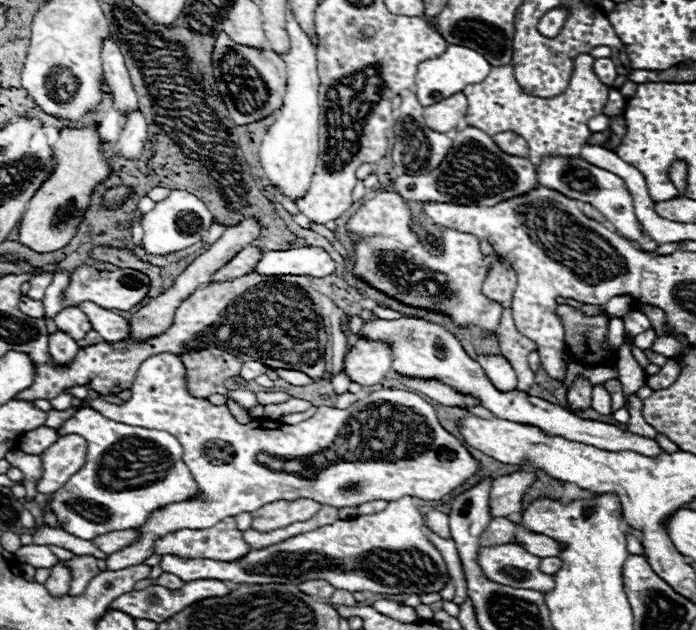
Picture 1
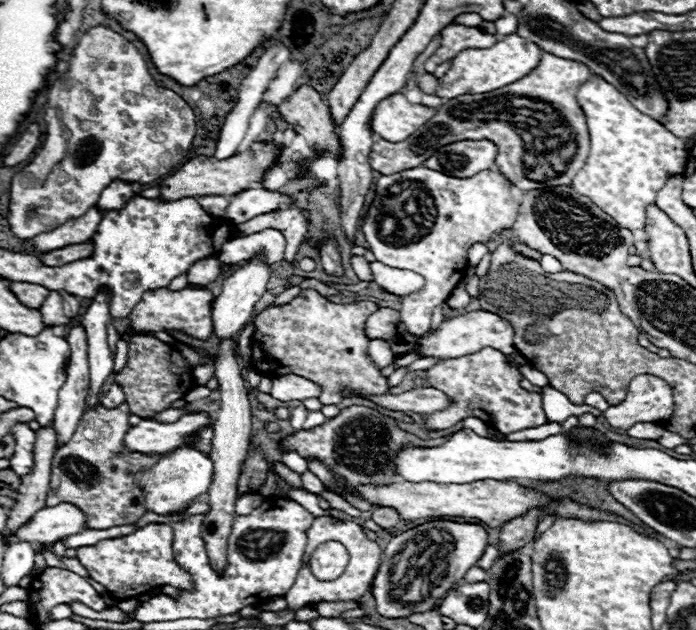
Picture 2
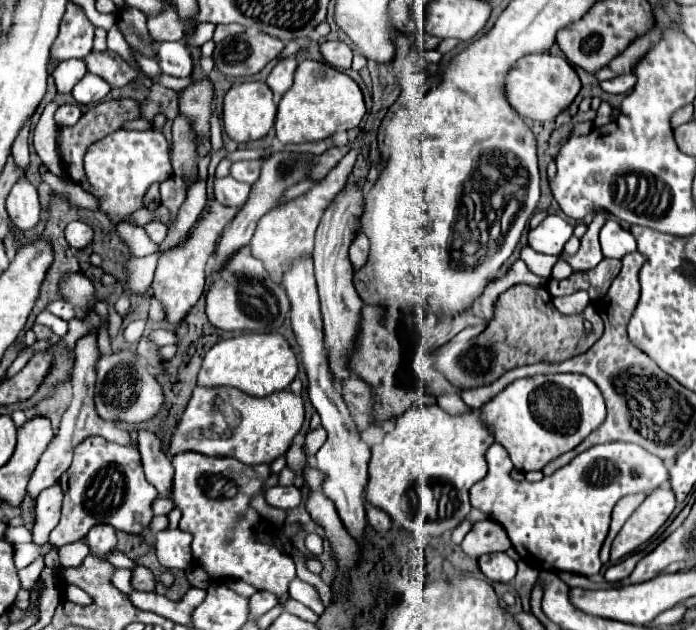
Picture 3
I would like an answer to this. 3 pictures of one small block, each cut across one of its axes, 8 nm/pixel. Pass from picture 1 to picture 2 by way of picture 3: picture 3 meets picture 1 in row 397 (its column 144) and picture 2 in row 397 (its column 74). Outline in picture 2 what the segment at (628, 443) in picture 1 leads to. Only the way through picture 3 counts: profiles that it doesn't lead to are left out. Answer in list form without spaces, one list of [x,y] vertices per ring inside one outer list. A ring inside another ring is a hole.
[[[482,348],[480,352],[468,354],[464,358],[438,362],[436,366],[426,370],[426,380],[430,386],[442,390],[452,400],[452,406],[436,414],[422,414],[422,424],[420,424],[422,430],[426,432],[446,430],[470,416],[480,418],[482,422],[500,430],[502,434],[546,424],[548,420],[542,410],[542,394],[520,388],[520,378],[522,374],[516,372],[512,366],[508,366],[506,356],[494,348]]]

